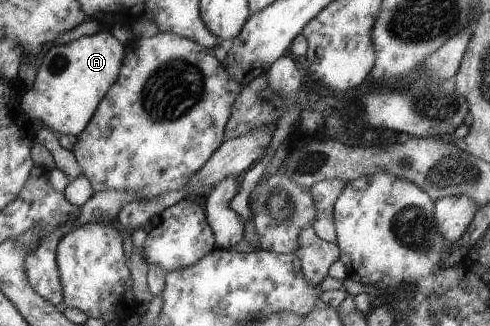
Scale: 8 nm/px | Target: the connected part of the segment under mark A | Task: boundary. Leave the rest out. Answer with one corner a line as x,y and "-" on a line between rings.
109,30
82,36
69,44
46,50
37,68
32,88
22,96
22,111
30,120
40,120
58,135
78,137
85,131
98,104
118,80
124,60
124,45

